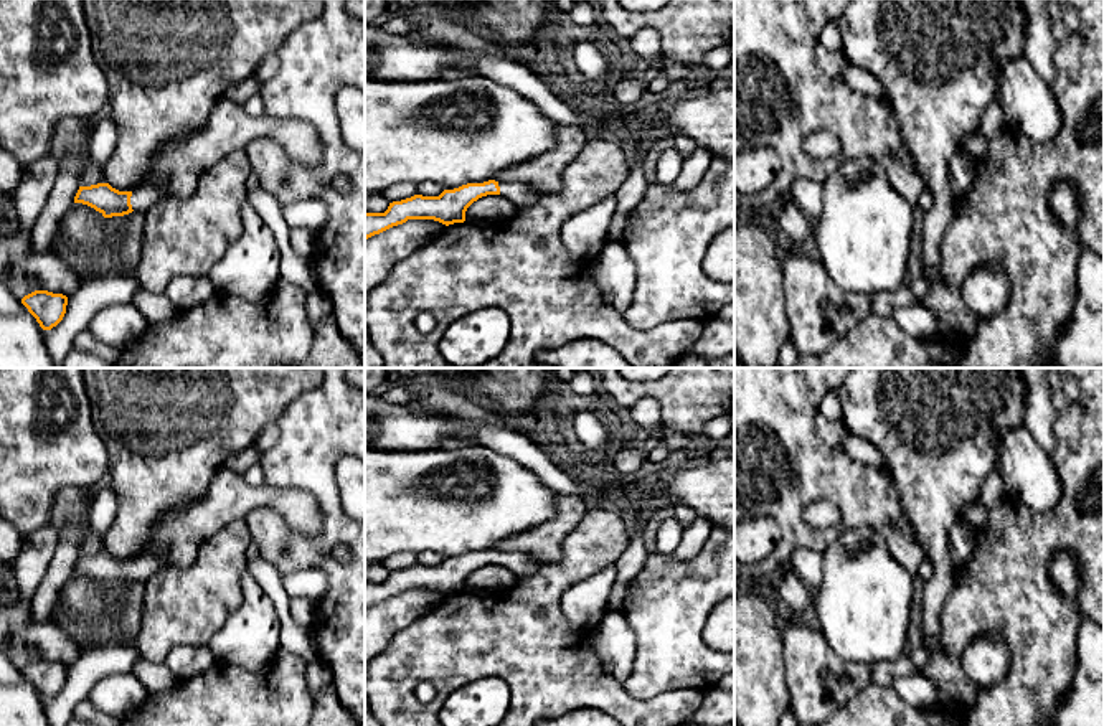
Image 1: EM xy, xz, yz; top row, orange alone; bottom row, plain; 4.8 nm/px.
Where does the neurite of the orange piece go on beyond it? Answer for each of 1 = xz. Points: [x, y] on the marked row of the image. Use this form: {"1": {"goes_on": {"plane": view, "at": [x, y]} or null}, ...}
{"1": {"goes_on": {"plane": "xz", "at": [520, 195]}}}

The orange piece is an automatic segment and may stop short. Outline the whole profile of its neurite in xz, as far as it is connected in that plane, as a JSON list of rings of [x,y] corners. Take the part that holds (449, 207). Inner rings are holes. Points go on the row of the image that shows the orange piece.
[[[467,183],[454,190],[444,190],[439,196],[414,195],[389,203],[385,213],[365,213],[365,239],[380,234],[408,219],[434,219],[446,226],[465,221],[467,208],[482,196],[502,195],[518,208],[533,205],[538,195],[521,183]]]

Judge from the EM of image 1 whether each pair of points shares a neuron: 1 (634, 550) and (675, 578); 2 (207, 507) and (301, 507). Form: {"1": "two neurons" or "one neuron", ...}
{"1": "two neurons", "2": "one neuron"}

